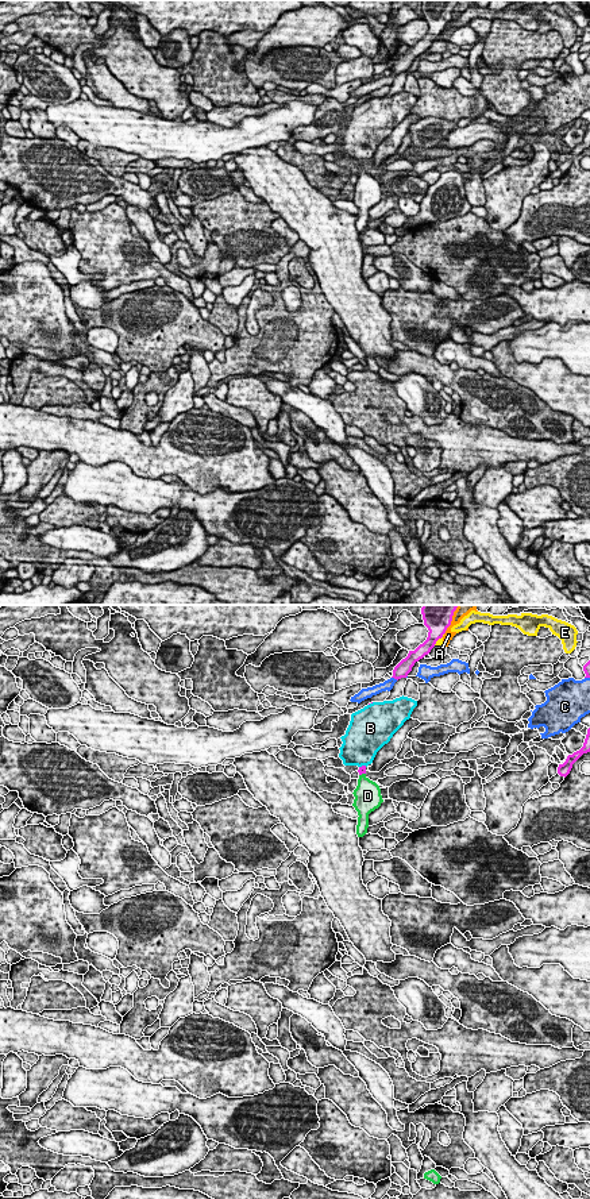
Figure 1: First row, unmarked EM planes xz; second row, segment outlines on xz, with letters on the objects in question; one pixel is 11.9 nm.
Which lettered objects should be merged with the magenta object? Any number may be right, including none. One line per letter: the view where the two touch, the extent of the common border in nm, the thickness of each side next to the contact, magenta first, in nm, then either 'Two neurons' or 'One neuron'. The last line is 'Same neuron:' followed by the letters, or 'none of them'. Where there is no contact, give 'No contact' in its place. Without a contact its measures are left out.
A: Touches magenta in xz. Shared border 400 nm. Thickness 380 nm (magenta) against 190 nm. Two neurons
B: Touches magenta in xz. Shared border 100 nm. Thickness 100 nm (magenta) against 420 nm. Two neurons
C: Touches magenta in xz. Shared border 90 nm. Thickness 180 nm (magenta) against 130 nm. Two neurons
D: Touches magenta in xz. Shared border 90 nm. Thickness 100 nm (magenta) against 320 nm. One neuron
E: Touches magenta in xz. Shared border 190 nm. Thickness 340 nm (magenta) against 70 nm. Two neurons
Same neuron: D

